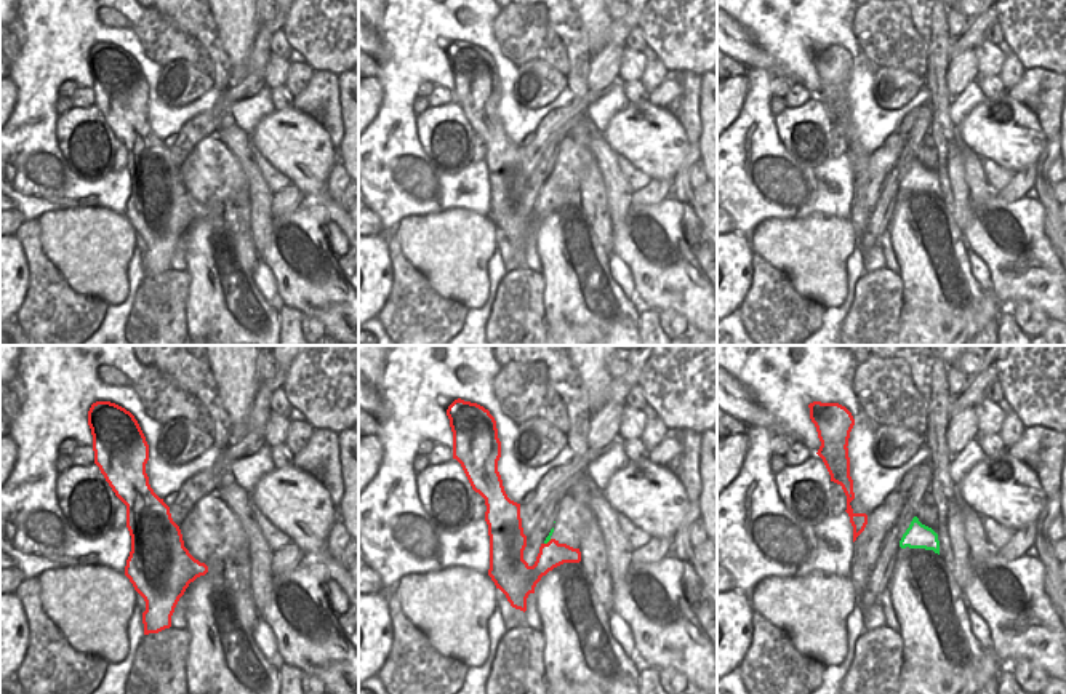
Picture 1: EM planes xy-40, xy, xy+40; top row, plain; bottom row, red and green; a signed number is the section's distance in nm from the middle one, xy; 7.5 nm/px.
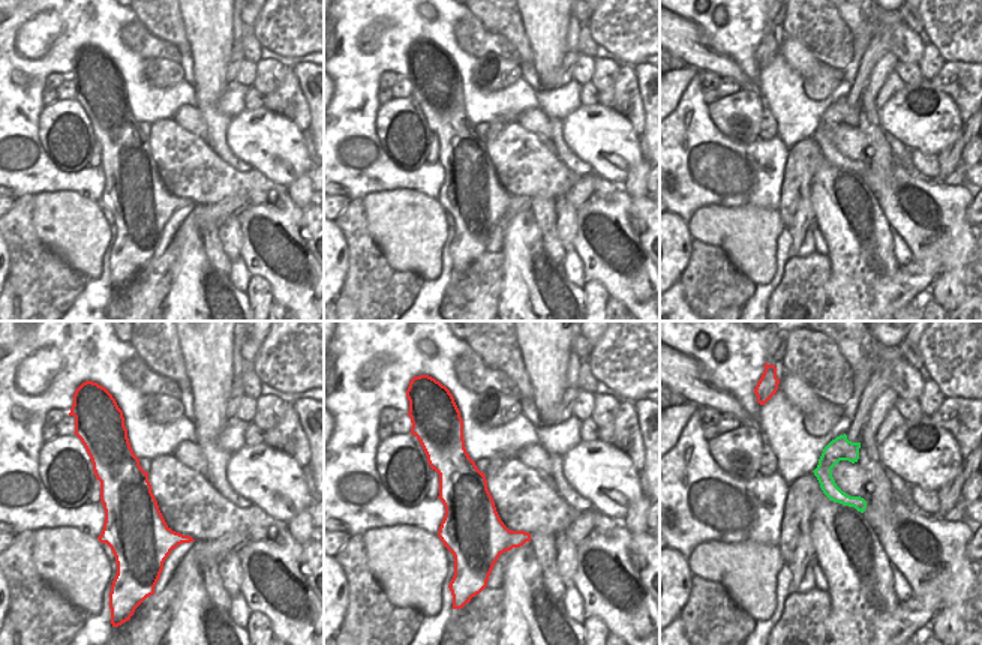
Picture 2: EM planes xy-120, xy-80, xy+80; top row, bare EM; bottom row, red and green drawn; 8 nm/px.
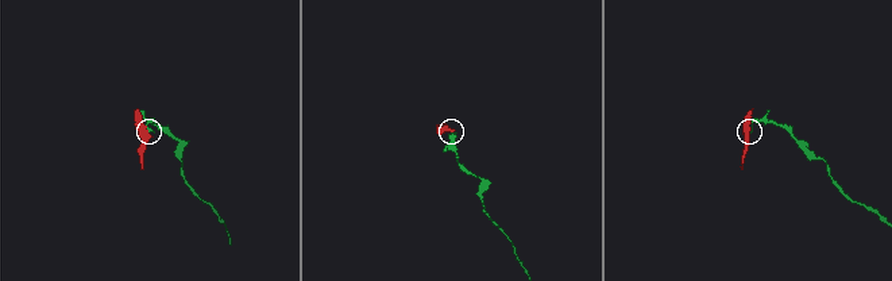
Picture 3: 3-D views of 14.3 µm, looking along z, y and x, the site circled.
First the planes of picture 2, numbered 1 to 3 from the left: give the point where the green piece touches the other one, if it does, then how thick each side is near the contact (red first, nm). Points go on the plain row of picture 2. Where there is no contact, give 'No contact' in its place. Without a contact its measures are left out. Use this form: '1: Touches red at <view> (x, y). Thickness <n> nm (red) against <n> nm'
1: No contact
2: No contact
3: No contact.

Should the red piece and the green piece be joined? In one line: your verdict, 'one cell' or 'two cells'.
two cells

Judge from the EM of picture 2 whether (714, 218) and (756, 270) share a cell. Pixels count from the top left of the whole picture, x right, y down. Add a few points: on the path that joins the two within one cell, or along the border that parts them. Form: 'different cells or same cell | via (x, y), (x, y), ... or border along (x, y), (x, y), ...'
same cell | via (727, 231), (753, 257)

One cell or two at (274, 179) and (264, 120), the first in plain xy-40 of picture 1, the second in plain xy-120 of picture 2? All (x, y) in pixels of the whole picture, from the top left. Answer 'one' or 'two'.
two

